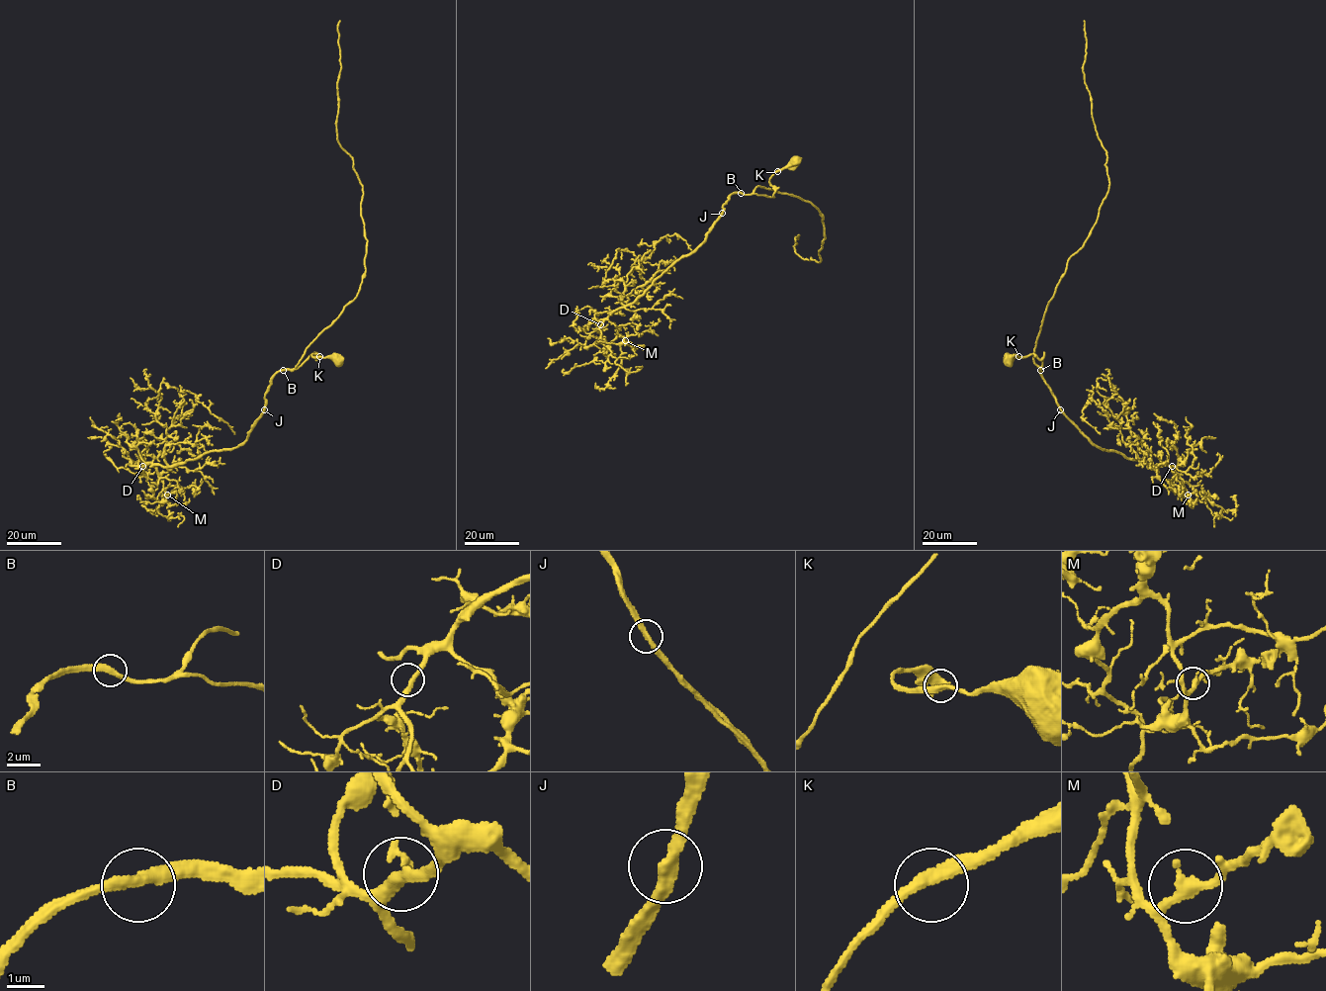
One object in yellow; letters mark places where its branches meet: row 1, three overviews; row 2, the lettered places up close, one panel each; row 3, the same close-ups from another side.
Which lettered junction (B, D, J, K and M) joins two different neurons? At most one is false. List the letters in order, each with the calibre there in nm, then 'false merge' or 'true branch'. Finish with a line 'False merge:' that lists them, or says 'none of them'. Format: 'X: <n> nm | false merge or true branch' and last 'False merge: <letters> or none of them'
B: 320 nm | true branch
D: 300 nm | true branch
J: 320 nm | true branch
K: 320 nm | true branch
M: 280 nm | true branch
False merge: none of them

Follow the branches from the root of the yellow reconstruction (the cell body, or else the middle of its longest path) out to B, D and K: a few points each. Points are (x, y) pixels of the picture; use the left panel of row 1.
B: (337, 360), (311, 355), (314, 354), (315, 359), (312, 353), (297, 369), (283, 370)
D: (337, 360), (312, 353), (297, 369), (279, 371), (264, 411), (235, 447), (142, 466)
K: (337, 360), (319, 356)

